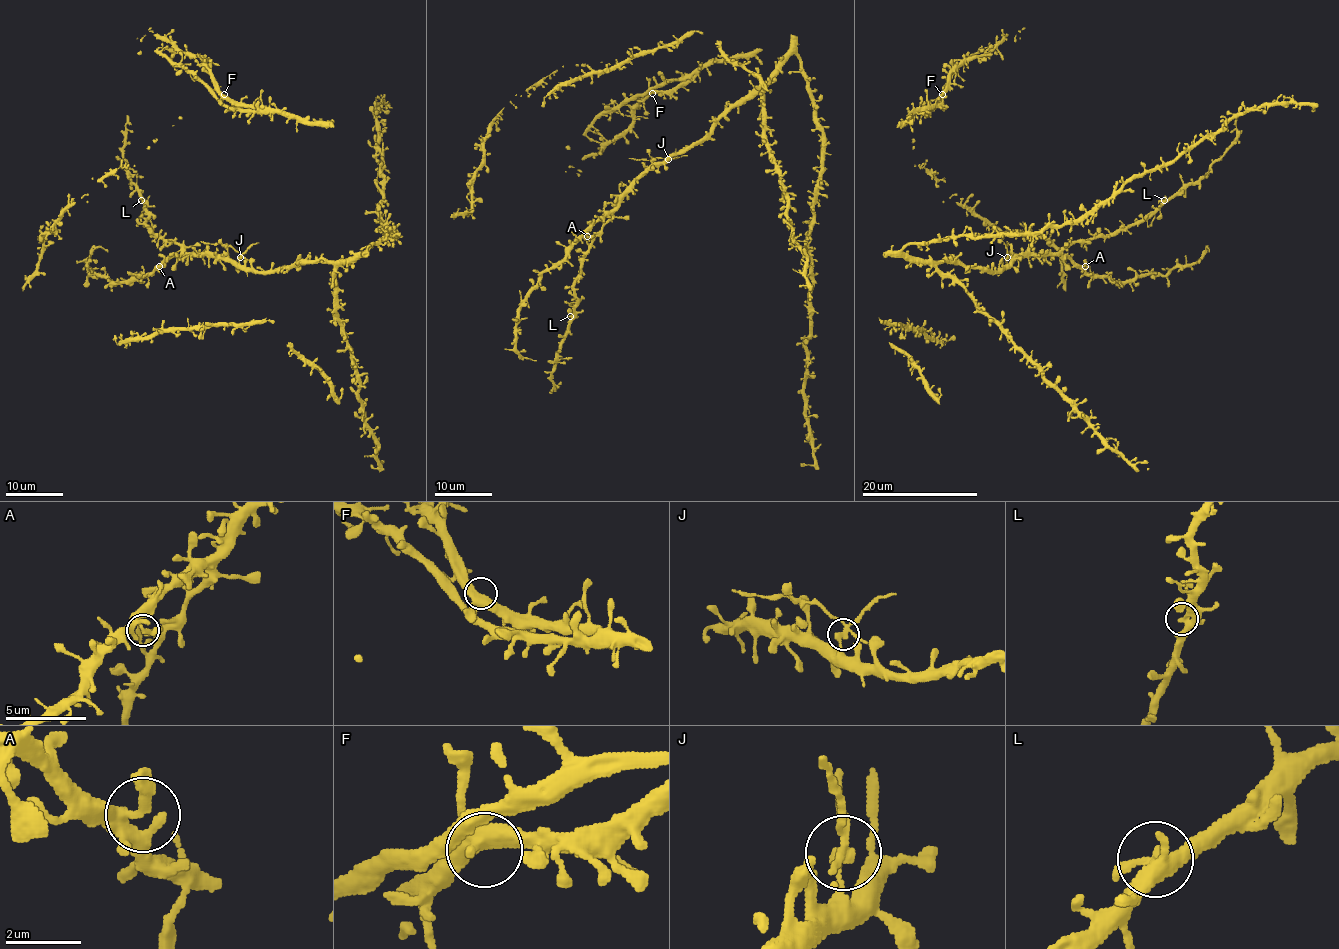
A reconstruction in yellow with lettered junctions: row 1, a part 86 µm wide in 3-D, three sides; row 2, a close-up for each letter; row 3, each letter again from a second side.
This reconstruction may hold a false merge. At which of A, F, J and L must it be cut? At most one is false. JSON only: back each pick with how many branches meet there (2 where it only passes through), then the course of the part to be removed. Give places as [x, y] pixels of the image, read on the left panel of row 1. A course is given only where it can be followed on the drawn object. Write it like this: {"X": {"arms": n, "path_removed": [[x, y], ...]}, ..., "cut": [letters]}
{"J": {"arms": 4, "path_removed": [[239, 257], [239, 253], [229, 246], [200, 242]]}, "cut": ["J"]}

